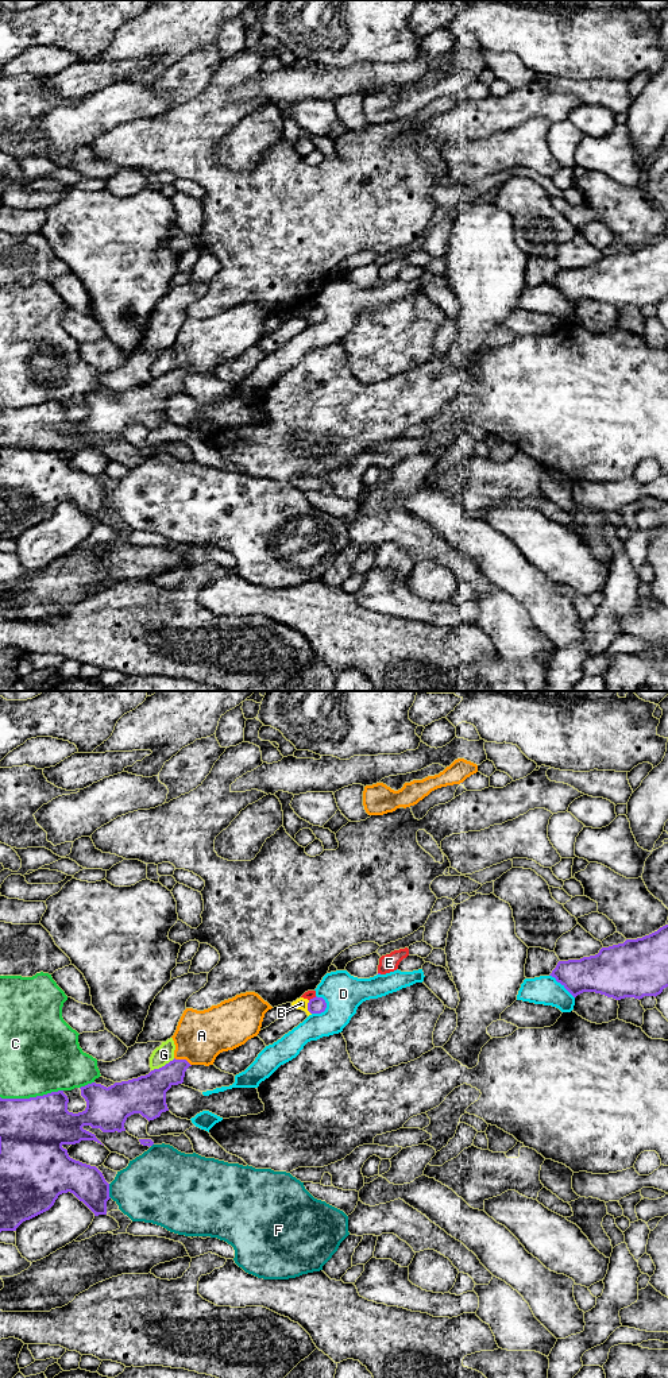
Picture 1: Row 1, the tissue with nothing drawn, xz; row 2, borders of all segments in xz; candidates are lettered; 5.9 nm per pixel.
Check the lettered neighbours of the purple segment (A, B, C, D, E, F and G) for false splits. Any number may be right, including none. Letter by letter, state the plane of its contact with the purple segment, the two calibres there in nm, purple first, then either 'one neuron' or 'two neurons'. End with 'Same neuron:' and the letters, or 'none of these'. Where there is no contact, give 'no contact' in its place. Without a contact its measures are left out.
A: xz | 180/300 nm | two neurons
B: xz | 100/70 nm | two neurons
C: xz | 380/440 nm | two neurons
D: xz | 100/240 nm | two neurons
E: xz | 100/50 nm | two neurons
F: xz | 220/400 nm | two neurons
G: xz | 240/110 nm | two neurons
Same neuron: none of these

